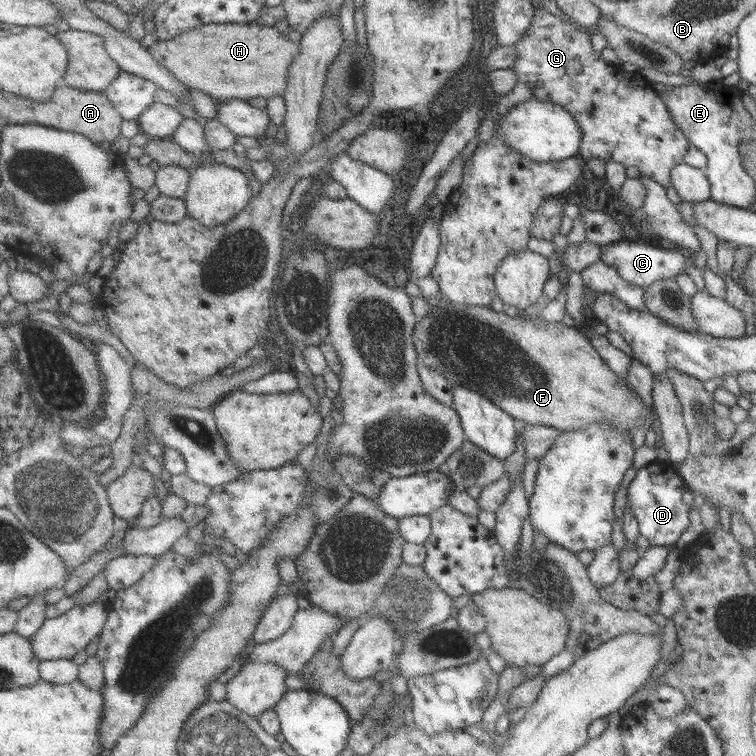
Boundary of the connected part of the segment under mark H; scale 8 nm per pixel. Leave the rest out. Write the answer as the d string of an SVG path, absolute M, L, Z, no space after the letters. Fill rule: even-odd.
M211 23L208 25L196 26L195 28L186 30L183 34L176 36L175 38L170 38L169 40L158 39L153 42L148 49L153 54L154 58L162 65L165 66L177 79L179 79L183 84L186 84L190 88L197 90L202 90L207 94L210 94L214 99L219 102L229 100L230 98L242 98L246 101L257 100L258 96L264 99L271 98L273 96L284 96L285 91L288 87L289 82L289 72L291 72L291 64L295 62L295 58L301 52L300 43L295 43L289 40L287 35L283 35L283 32L279 32L276 27L270 27L268 25L262 25L260 23Z

